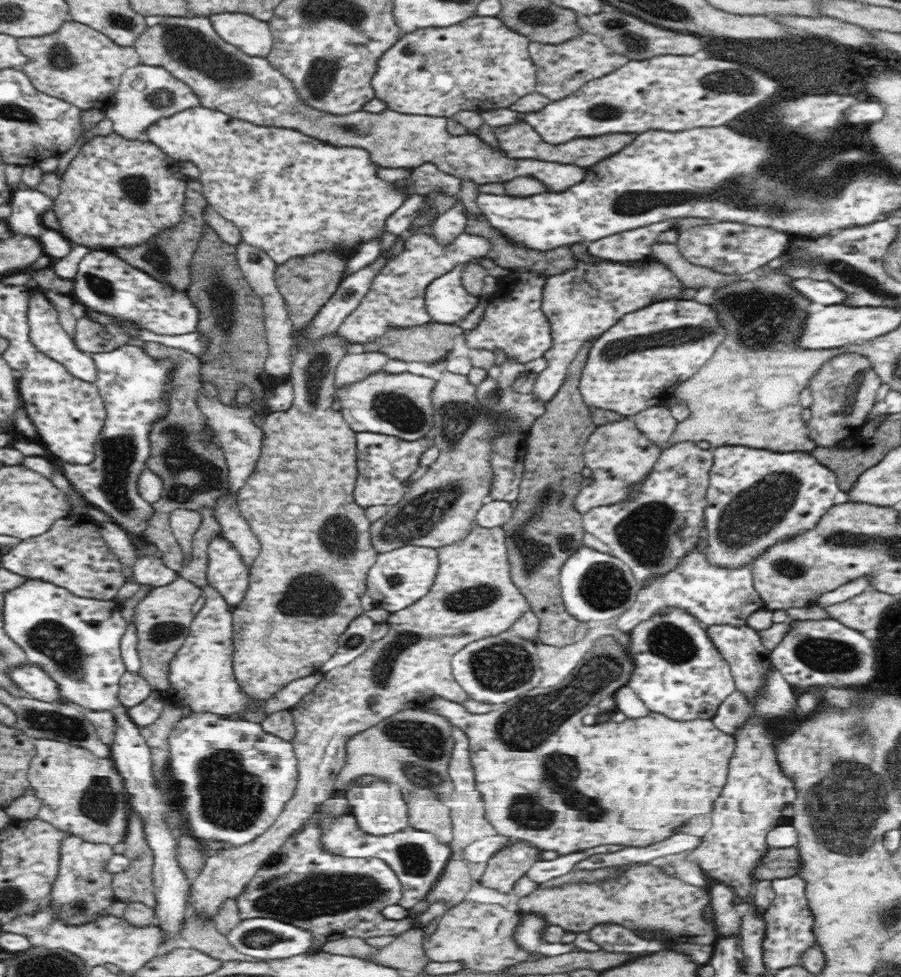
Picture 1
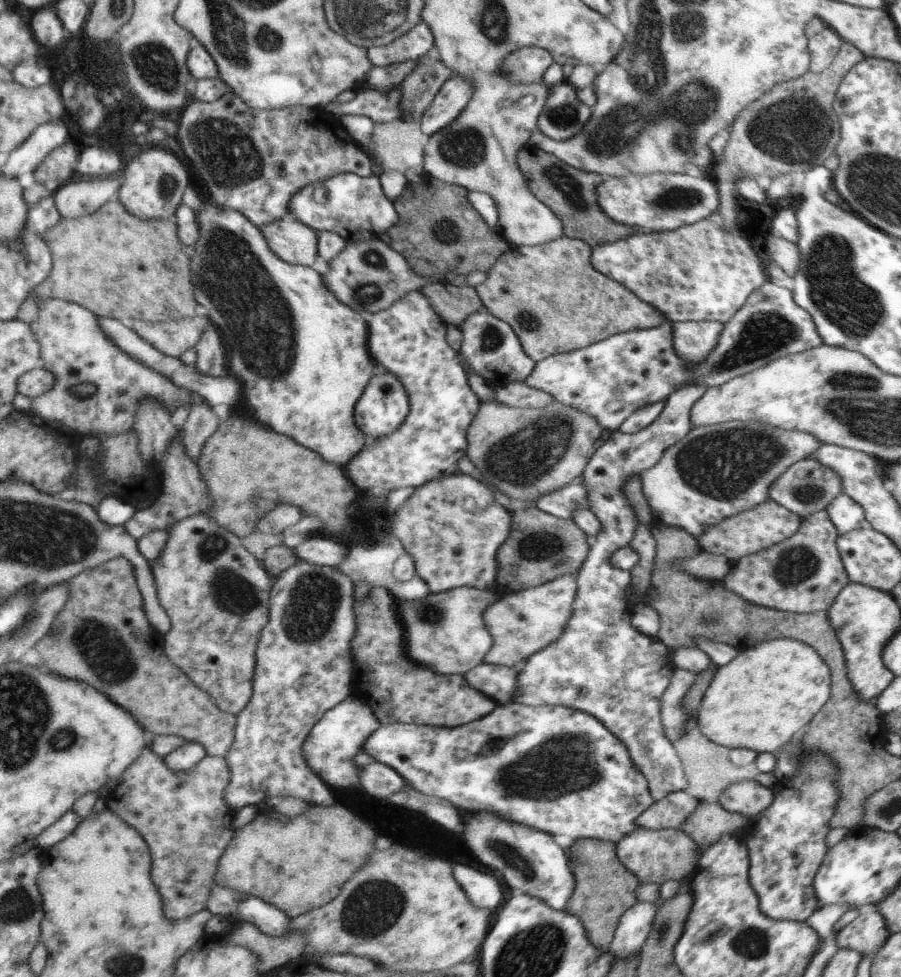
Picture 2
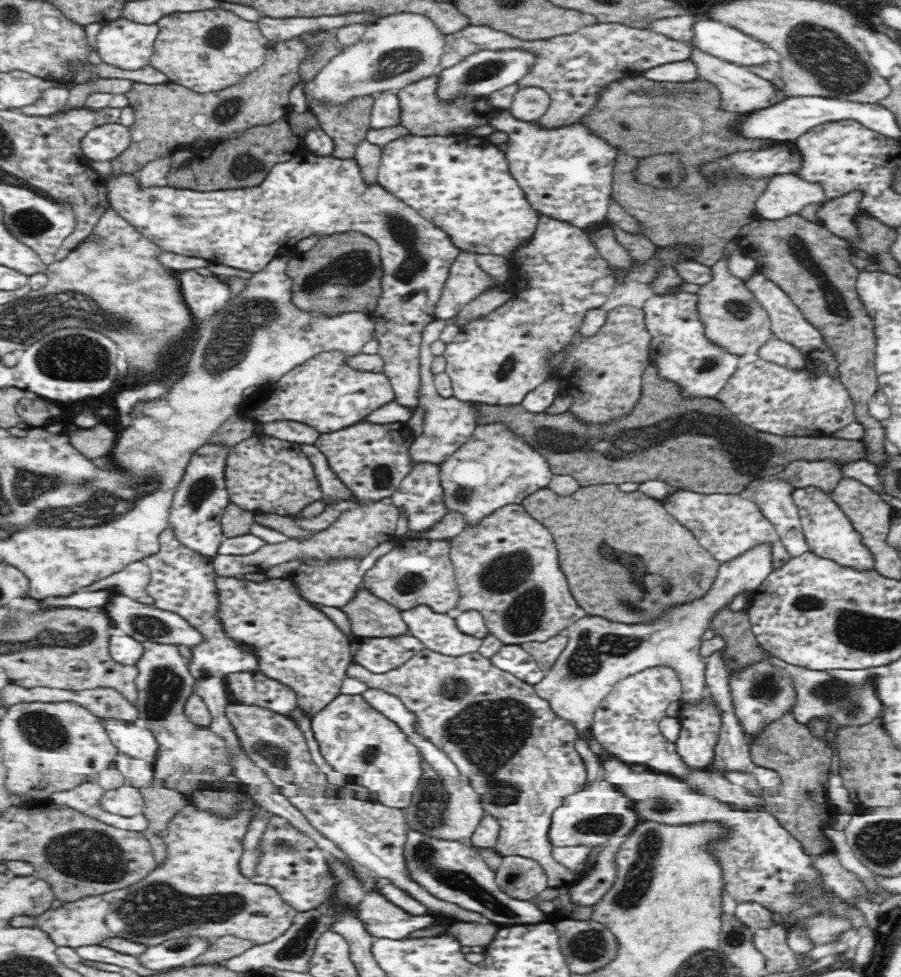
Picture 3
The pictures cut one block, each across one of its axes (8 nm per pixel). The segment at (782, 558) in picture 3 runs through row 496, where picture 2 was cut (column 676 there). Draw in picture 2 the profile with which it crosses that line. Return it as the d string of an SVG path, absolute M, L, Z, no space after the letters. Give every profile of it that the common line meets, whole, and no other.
M674 668L668 688L660 701L660 716L665 735L671 743L685 735L685 723L693 716L683 707L683 699L696 682L695 672Z

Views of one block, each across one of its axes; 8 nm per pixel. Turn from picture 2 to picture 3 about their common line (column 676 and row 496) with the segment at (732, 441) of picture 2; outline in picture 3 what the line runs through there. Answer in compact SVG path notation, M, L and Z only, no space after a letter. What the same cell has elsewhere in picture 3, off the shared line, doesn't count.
M504 422L478 425L465 444L440 466L439 475L445 507L464 514L468 526L503 506L520 505L529 494L546 488L554 476L544 456Z

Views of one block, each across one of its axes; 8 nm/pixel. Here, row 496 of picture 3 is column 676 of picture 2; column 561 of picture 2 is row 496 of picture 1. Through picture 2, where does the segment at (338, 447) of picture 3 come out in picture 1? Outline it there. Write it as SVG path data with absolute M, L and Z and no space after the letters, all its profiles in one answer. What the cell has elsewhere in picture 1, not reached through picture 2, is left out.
M364 432L356 434L358 476L356 476L353 498L364 508L369 506L394 506L403 497L410 485L404 481L419 467L422 454L430 448L424 436L416 441L404 441L385 434Z

